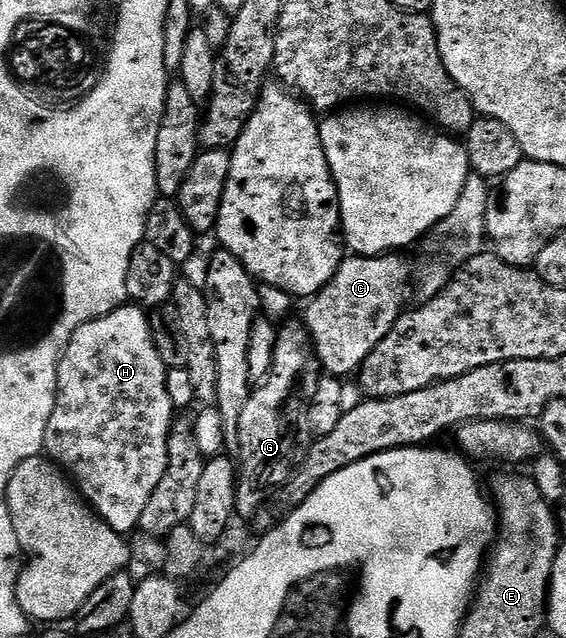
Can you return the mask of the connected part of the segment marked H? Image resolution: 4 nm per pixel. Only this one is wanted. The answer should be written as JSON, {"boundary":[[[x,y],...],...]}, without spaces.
{"boundary":[[[125,306],[116,308],[110,314],[106,314],[97,320],[91,320],[80,325],[76,333],[70,338],[68,345],[64,347],[64,355],[60,358],[58,366],[58,386],[56,387],[56,405],[50,414],[50,422],[46,426],[46,438],[44,439],[44,452],[47,459],[55,462],[70,477],[71,483],[78,489],[81,497],[89,508],[105,520],[115,532],[132,534],[137,531],[142,510],[146,510],[146,502],[150,502],[150,494],[162,482],[162,474],[166,474],[168,465],[168,435],[172,429],[174,409],[170,402],[170,394],[166,390],[166,378],[168,369],[162,362],[158,350],[154,346],[152,327],[148,325],[149,313],[140,306]]]}

